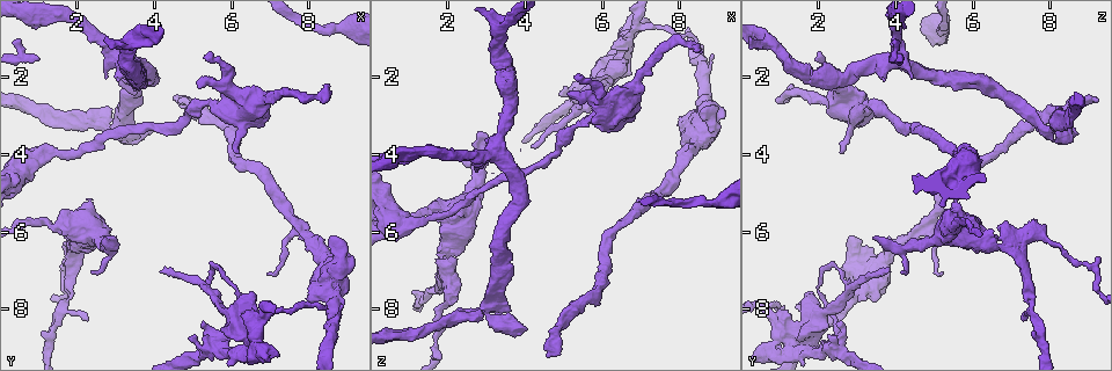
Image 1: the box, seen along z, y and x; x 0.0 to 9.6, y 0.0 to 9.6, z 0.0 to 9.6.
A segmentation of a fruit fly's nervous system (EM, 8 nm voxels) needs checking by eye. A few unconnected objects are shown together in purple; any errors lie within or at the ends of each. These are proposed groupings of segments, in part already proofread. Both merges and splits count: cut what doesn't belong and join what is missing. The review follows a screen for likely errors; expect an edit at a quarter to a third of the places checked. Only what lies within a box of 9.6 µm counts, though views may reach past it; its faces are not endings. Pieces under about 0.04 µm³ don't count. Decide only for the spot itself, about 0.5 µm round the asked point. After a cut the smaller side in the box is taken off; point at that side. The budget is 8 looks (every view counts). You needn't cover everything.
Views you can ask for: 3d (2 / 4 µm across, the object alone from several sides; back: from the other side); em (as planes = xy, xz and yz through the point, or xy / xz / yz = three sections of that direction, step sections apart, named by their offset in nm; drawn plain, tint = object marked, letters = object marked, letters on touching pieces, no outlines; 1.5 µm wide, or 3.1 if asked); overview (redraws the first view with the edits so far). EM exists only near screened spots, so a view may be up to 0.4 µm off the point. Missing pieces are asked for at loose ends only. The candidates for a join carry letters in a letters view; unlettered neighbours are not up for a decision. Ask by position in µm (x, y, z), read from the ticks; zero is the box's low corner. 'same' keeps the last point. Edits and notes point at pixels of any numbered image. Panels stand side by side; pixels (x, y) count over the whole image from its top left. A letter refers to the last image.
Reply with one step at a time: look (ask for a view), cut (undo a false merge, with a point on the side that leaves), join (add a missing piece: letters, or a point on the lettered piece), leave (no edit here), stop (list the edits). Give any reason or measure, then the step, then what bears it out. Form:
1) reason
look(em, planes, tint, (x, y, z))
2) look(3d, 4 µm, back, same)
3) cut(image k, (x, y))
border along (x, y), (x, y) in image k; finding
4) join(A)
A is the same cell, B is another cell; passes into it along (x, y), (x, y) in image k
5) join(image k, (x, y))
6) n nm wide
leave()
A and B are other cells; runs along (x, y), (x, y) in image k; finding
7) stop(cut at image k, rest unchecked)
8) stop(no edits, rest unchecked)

free end
look(em, planes, tint, (5.30, 1.40, 1.95))

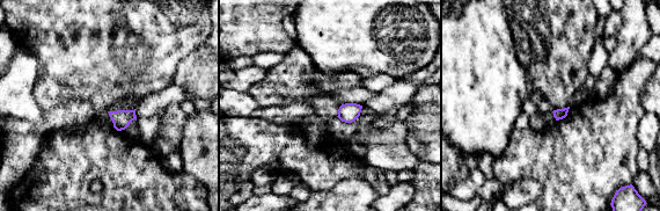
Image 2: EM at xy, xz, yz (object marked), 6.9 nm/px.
look(em, planes, letters, same)

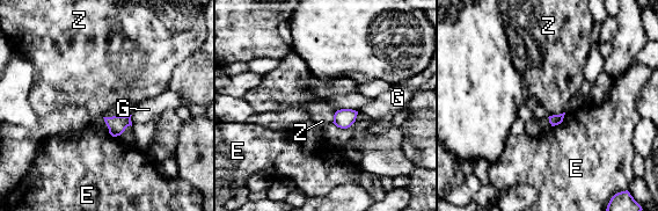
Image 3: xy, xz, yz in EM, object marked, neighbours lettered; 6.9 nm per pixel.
leave()
E, G and Z are other cells; border along (563, 111), (556, 115) in image 3; no lettered piece goes on from it

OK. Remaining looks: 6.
calibre changes
look(em, yz, step 8, letters, (8.35, 6.35, 3.95))

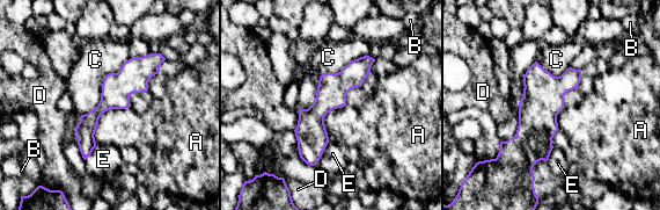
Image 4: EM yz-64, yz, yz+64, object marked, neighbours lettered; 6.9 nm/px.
cut it another way
look(em, planes, letters, same)

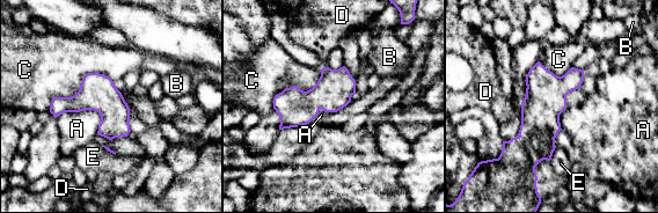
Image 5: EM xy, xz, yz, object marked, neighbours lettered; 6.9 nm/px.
leave()
A, B, C, D and E are other cells; border along (112, 80), (87, 73), (49, 109) in image 5; one neuron here

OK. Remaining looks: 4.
free end
look(em, xz, step 4, tint, (6.25, 3.90, 2.65))

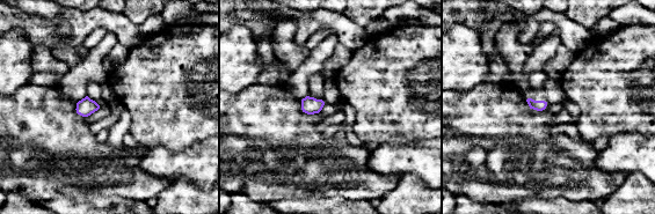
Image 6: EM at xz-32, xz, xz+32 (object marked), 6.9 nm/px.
look(em, yz, step 4, letters, same)

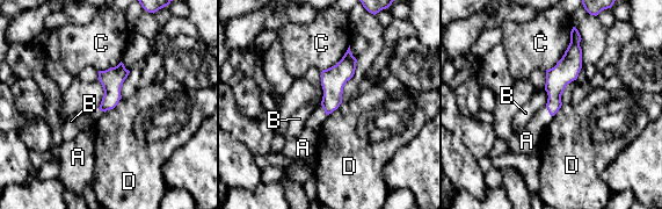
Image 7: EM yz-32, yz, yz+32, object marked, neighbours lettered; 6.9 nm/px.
130 nm wide
join(A)
A is the same cell, B, C and D are other cells; passes into it along (557, 78), (548, 112), (528, 139) in image 7; it goes on there

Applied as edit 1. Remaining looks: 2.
arms part here
look(3d, 4 µm, (3.05, 3.35, 7.75))

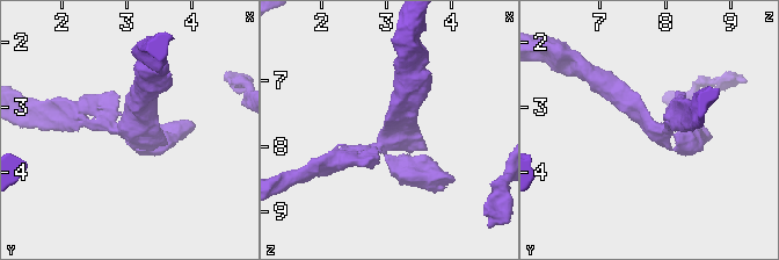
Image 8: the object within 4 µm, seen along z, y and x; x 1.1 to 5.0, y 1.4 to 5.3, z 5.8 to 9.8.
3 arms; arms of 200, 340, 360 nm; need the tissue
look(em, planes, letters, (3.10, 3.35, 7.80))

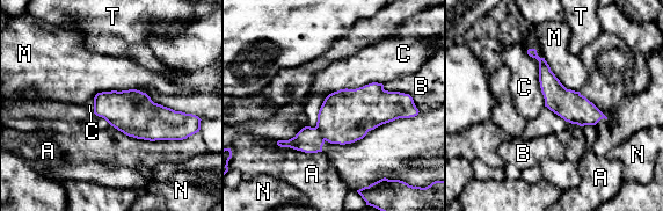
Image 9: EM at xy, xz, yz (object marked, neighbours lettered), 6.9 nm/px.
200 nm wide; C touches over 420 nm
cut(image 9, (308, 139))
A, B, C, M, N and T are other cells; two neurons meet here

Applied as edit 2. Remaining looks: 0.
stop(join at image 7, cut at image 9, rest unchecked)

